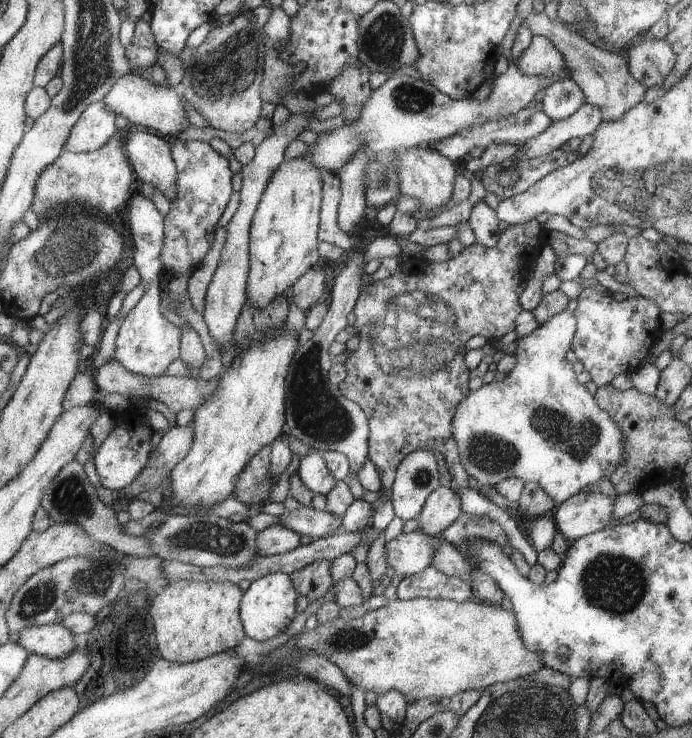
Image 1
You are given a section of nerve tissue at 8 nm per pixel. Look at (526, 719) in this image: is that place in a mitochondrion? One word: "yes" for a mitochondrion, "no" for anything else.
yes

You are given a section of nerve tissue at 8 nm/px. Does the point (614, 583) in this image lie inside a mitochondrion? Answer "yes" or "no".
yes

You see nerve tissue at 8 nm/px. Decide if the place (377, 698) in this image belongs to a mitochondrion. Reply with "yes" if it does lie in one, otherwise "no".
no

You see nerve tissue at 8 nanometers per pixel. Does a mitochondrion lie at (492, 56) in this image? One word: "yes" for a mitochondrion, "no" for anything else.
no

